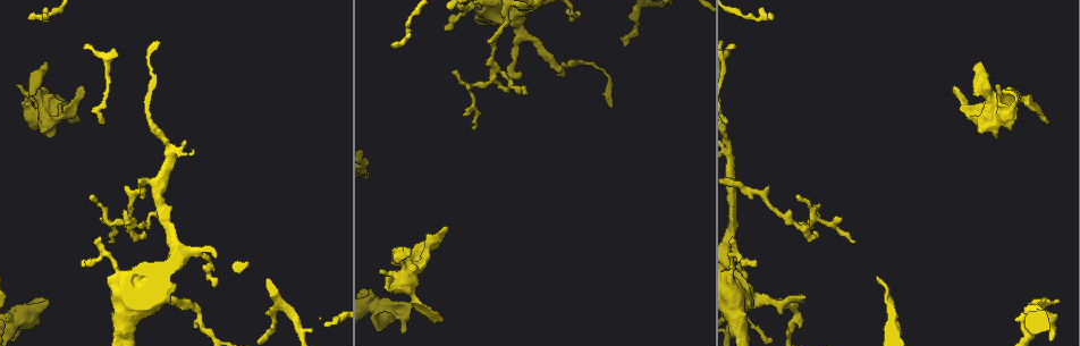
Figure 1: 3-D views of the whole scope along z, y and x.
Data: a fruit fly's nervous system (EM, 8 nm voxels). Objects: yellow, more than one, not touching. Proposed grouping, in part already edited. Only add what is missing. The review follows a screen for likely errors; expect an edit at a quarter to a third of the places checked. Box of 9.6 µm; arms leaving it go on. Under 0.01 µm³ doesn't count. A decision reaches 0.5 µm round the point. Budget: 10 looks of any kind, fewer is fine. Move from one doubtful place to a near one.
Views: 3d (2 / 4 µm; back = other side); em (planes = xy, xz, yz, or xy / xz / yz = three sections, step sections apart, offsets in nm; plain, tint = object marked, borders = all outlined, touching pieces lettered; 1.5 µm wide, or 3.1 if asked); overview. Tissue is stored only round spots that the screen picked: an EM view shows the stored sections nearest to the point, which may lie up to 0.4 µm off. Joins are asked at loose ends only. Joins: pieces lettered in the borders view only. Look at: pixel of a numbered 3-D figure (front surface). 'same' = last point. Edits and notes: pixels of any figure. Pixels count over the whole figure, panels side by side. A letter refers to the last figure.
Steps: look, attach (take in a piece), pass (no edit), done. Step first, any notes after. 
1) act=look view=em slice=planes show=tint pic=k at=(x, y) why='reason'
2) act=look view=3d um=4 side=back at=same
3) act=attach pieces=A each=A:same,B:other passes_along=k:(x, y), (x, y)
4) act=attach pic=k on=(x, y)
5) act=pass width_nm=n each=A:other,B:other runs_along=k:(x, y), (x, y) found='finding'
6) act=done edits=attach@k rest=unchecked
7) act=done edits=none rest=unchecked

act=look view=em slice=xz step=8 show=borders pic=1 at=(732, 48) why='tapers out'

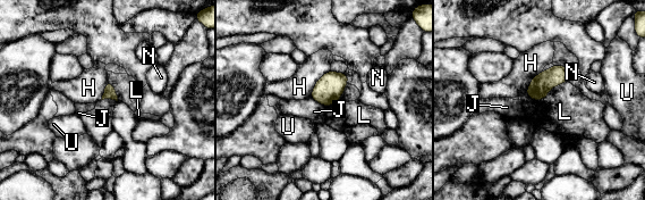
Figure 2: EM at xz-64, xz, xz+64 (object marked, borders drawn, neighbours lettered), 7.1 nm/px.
act=look view=em slice=planes show=borders at=same why='another direction'

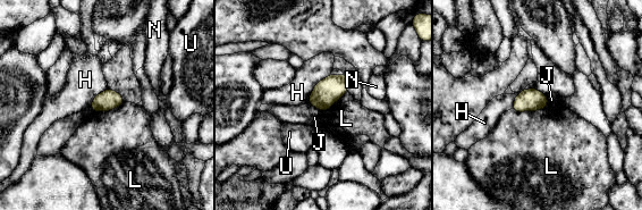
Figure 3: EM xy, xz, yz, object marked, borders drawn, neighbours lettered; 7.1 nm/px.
act=pass longest_contact=H:260nm each=H:other,J:other,L:other,N:other,U:other border=3:(547, 104), (535, 110), (512, 109) found='none of them fits'

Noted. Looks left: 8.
act=look view=em slice=xz step=4 show=tint pic=1 at=(94, 196) why='thin end'

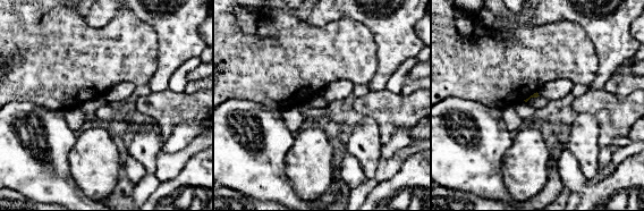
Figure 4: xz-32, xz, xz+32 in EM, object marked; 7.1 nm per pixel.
act=look view=em slice=yz step=4 show=borders at=same

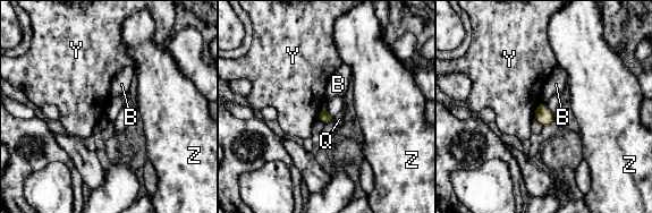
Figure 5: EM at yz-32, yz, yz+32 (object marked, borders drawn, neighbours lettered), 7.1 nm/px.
act=pass each=B:other,Q:other,Y:other,Z:other border=5:(541, 101), (545, 104) found='none of them fits'

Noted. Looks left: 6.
act=look view=em slice=yz step=4 show=borders pic=1 at=(380, 272) why='free end'

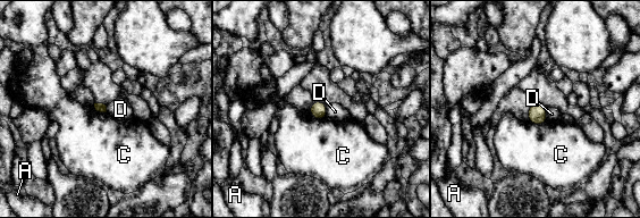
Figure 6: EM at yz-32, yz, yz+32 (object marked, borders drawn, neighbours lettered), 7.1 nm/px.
act=look view=em slice=planes show=borders at=same

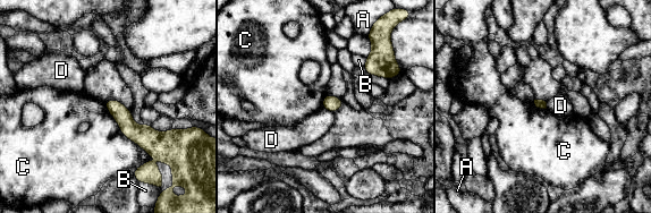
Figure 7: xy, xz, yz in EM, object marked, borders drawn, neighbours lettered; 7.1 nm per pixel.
act=pass each=A:other,B:other,C:other,D:other border=7:(103, 102), (119, 129), (137, 145) found='none of them fits'

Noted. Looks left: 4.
act=look view=3d um=2 pic=1 at=(80, 121) why='an open end'

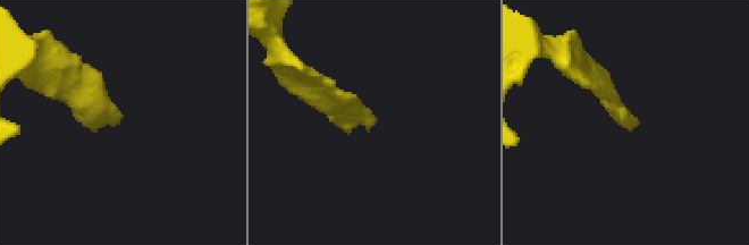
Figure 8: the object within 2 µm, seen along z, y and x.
act=look view=em slice=planes show=borders pic=8 at=(629, 121) why='now the EM'

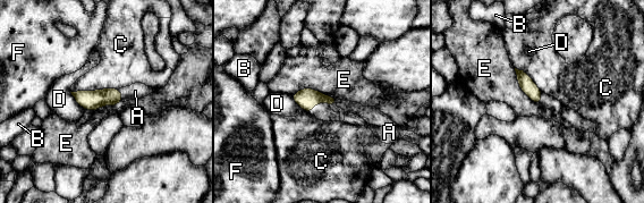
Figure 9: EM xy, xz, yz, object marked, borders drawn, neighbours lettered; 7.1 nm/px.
act=attach pic=9 on=(135, 91) each=A:same,B:other,C:other,D:other,E:other,F:other passes_along=9:(91, 100), (121, 95), (135, 91) found='it goes on there'

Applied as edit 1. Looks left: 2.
act=done edits=attach@9 rest=unchecked

